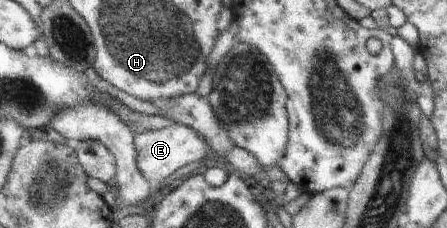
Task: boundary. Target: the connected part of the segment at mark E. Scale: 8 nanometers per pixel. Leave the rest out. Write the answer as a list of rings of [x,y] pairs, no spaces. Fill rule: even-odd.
[[[181,124],[135,134],[134,144],[138,151],[139,169],[149,181],[156,185],[184,165],[207,157],[208,153],[208,143],[195,130]]]

